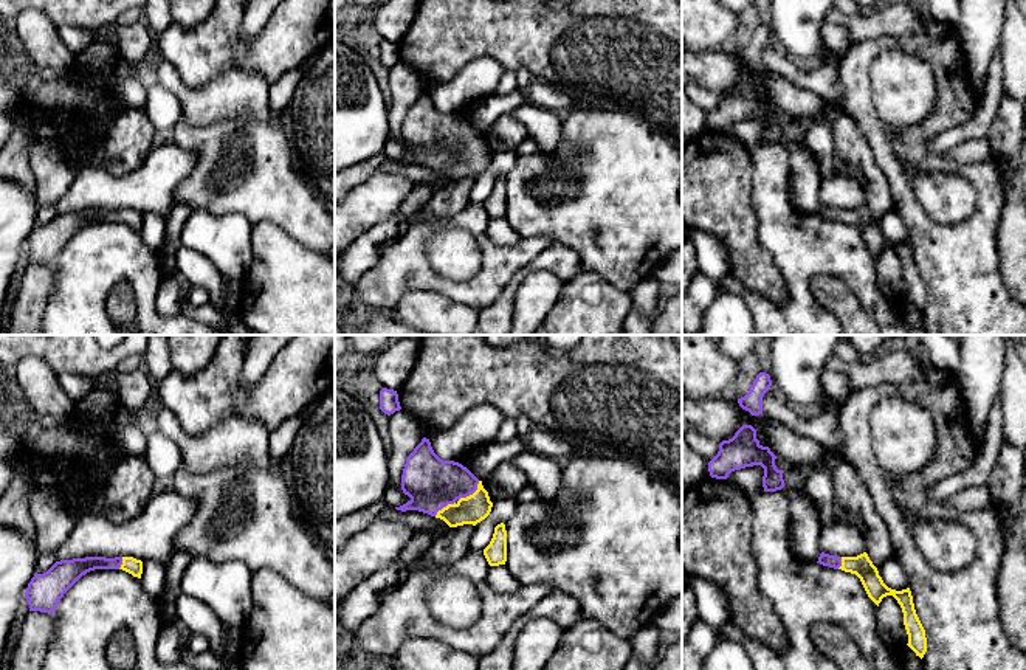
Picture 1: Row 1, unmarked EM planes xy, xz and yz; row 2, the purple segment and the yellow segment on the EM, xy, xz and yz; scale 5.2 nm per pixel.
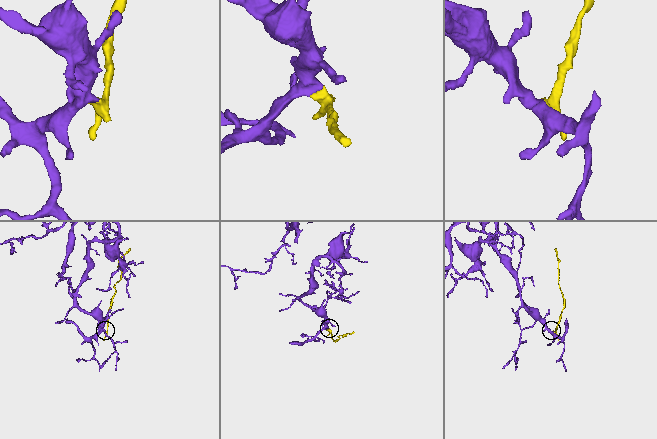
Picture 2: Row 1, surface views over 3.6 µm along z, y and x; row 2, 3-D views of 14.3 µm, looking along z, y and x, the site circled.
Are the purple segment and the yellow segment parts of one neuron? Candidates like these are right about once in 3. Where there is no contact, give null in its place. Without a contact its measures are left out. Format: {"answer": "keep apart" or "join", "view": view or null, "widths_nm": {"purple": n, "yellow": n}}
{"answer": "join", "view": "xz", "widths_nm": {"purple": 280, "yellow": 150}}

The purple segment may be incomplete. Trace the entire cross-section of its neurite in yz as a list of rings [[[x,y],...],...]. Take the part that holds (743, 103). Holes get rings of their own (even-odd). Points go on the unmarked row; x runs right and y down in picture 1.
[[[742,78],[732,92],[719,96],[718,107],[708,115],[711,130],[727,132],[735,123],[761,118],[764,121],[764,144],[776,144],[784,140],[783,123],[775,118],[776,109],[756,92],[752,78]]]

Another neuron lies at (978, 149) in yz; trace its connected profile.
[[[987,136],[956,144],[949,149],[947,155],[959,164],[980,163],[993,157]]]

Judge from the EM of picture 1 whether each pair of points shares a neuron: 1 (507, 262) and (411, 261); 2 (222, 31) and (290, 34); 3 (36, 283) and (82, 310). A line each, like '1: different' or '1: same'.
1: same
2: same
3: different

